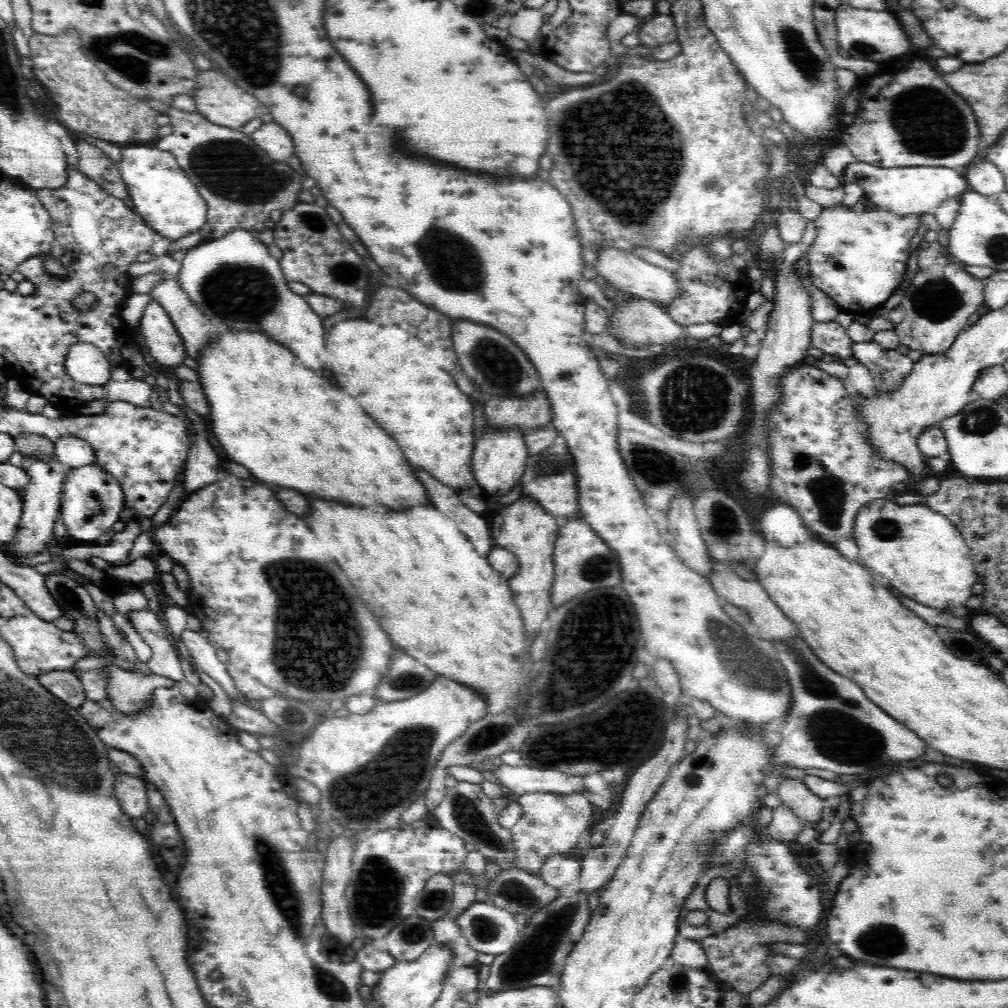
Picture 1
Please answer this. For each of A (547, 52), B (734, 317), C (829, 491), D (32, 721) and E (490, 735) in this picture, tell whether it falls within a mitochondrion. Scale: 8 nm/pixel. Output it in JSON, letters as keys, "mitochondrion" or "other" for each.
{"A":"other","B":"other","C":"mitochondrion","D":"mitochondrion","E":"mitochondrion"}

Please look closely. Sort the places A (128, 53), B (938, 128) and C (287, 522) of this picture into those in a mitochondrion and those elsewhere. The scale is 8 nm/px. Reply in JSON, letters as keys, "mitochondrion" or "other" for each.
{"A":"mitochondrion","B":"mitochondrion","C":"other"}

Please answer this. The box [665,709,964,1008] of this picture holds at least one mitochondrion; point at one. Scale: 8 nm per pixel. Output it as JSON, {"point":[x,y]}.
{"point":[876,941]}

